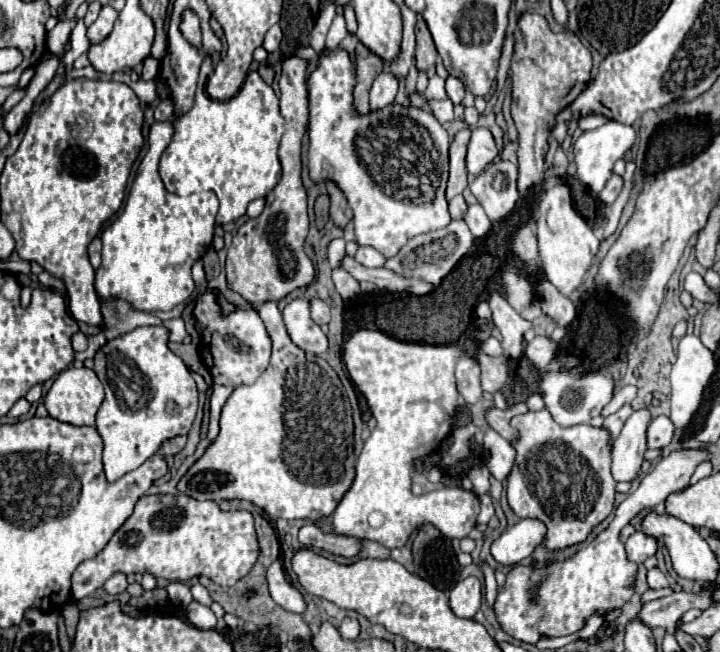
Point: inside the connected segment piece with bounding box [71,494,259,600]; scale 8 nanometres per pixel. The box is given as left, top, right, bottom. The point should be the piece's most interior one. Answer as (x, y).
(175, 537)

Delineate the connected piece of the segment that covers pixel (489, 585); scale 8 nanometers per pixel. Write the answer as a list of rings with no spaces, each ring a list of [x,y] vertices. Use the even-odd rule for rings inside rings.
[[[483,562],[483,576],[485,576],[485,596],[487,596],[487,602],[489,602],[489,606],[493,606],[493,600],[495,600],[495,596],[497,596],[497,582],[495,582],[495,572],[493,572],[493,568],[487,564],[487,562]]]

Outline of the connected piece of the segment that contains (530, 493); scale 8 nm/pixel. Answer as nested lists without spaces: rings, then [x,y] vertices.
[[[547,410],[527,412],[515,416],[511,420],[513,428],[517,428],[519,438],[513,442],[517,448],[517,460],[511,476],[507,478],[507,500],[513,512],[519,518],[537,518],[545,522],[547,536],[545,544],[549,550],[561,550],[579,542],[585,542],[591,534],[593,526],[605,520],[615,502],[615,486],[617,482],[611,476],[611,448],[605,444],[605,430],[593,428],[589,424],[577,424],[573,428],[561,428]]]

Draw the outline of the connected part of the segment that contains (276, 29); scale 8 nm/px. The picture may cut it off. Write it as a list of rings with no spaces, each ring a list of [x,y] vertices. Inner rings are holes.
[[[275,24],[275,26],[271,26],[271,28],[267,30],[265,40],[263,40],[263,48],[265,48],[267,52],[275,52],[275,50],[279,48],[279,42],[281,42],[281,26]]]

